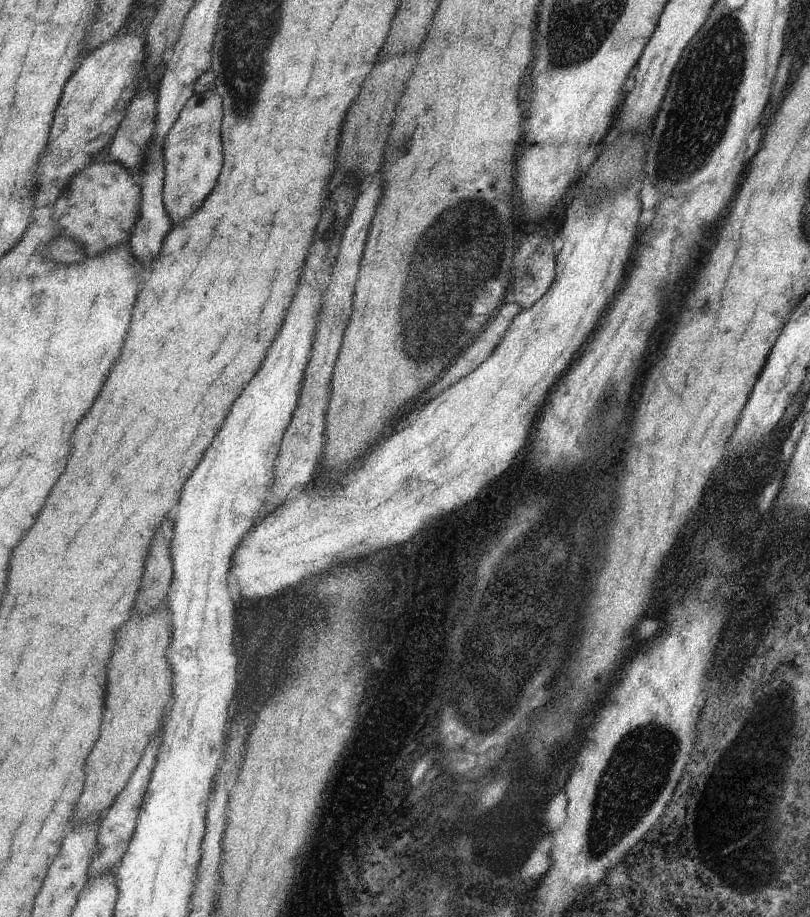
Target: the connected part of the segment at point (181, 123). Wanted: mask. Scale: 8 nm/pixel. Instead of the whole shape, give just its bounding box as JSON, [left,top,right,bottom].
[164,88,224,225]

